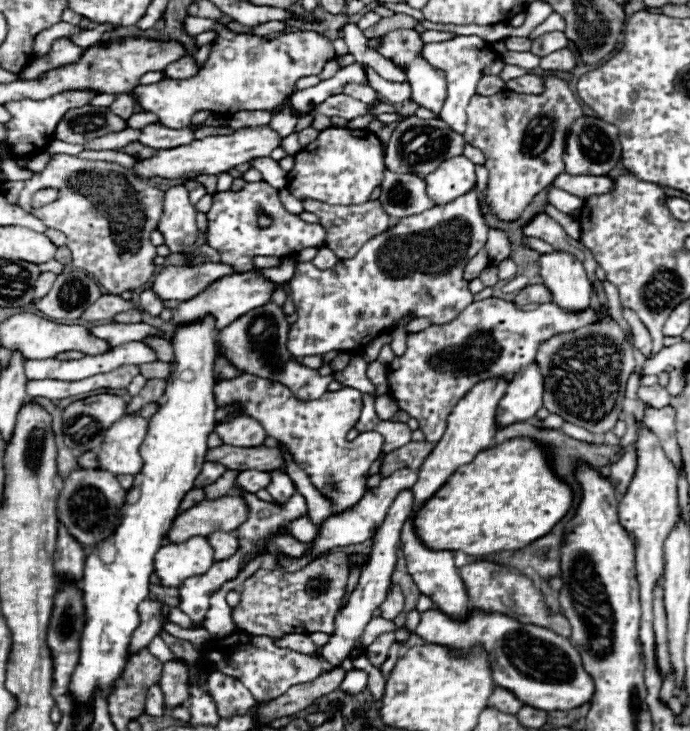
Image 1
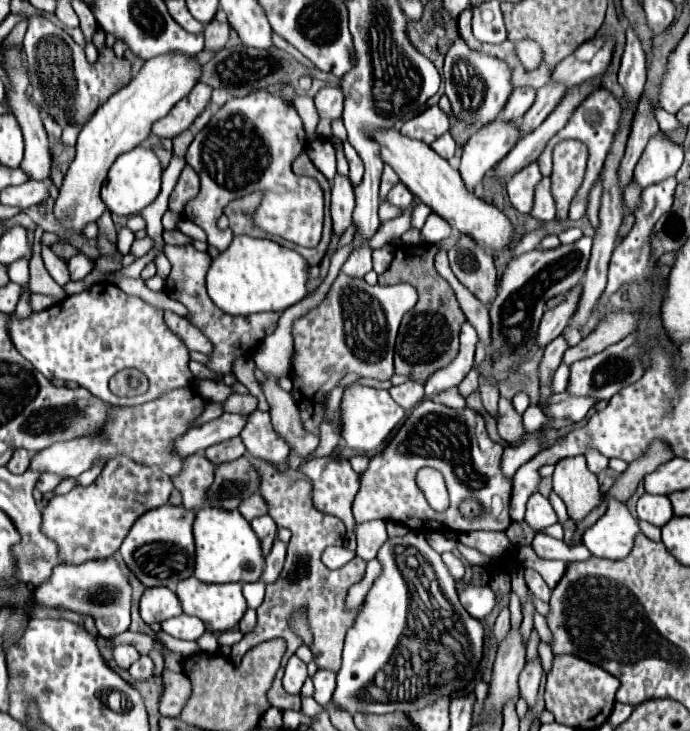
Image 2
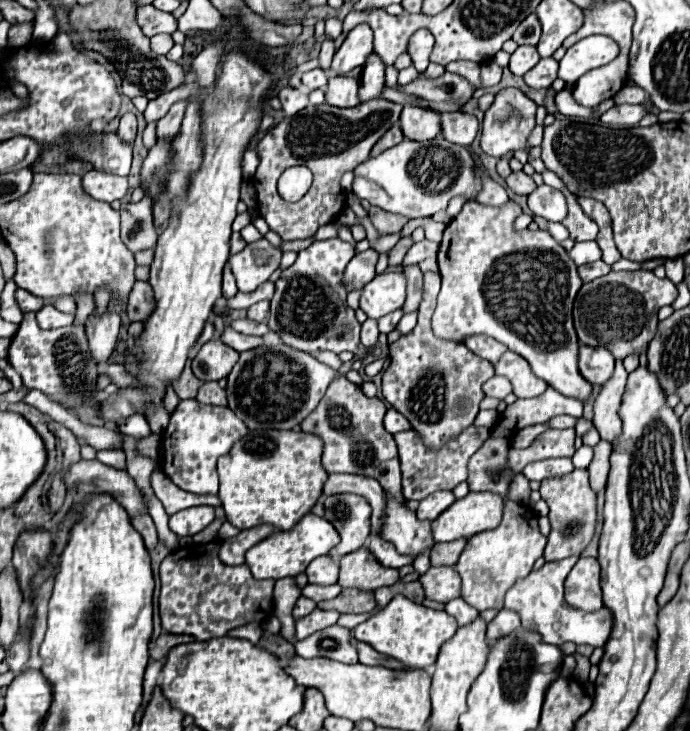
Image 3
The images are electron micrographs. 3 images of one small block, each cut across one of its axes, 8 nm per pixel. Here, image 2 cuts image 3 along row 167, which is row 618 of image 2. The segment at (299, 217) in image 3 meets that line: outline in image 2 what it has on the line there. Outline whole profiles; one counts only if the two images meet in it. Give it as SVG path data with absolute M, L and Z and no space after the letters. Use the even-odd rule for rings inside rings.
M250 458L250 462L256 468L256 472L260 474L260 494L262 494L264 502L268 504L268 514L276 520L276 524L280 528L288 528L292 532L292 538L288 542L286 564L284 564L280 578L272 584L266 584L266 598L258 608L258 626L254 628L254 632L246 634L238 644L232 646L230 658L238 664L242 660L242 656L250 648L254 648L256 644L270 640L270 638L278 638L278 636L284 638L288 642L288 650L282 658L274 686L268 690L268 698L270 698L270 704L276 706L278 710L288 710L288 708L300 710L300 696L286 694L282 688L286 662L302 644L300 636L290 628L290 614L294 614L302 606L308 608L308 624L310 624L310 632L314 638L310 650L314 652L316 664L318 664L318 668L338 672L342 666L344 636L346 636L348 628L352 628L352 624L360 612L360 606L354 610L346 608L346 594L348 594L350 586L354 586L356 582L360 582L364 578L366 562L362 558L356 558L338 570L326 568L322 564L322 552L328 546L342 546L344 544L342 538L346 536L346 528L340 522L340 518L330 516L330 514L328 516L320 514L318 510L312 508L308 478L304 478L298 470L282 472L274 464L260 460L260 458ZM294 476L298 476L298 478L294 480Z

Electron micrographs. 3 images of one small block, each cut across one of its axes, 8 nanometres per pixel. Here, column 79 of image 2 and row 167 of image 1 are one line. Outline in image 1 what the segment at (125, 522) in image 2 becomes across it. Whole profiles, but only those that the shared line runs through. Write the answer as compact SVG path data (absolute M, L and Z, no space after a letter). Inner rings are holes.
M544 76L542 82L542 94L518 96L506 90L498 92L498 96L476 94L466 108L468 126L464 138L486 156L488 190L484 196L500 220L516 220L528 202L564 172L566 136L572 124L584 116L568 82L558 76Z

